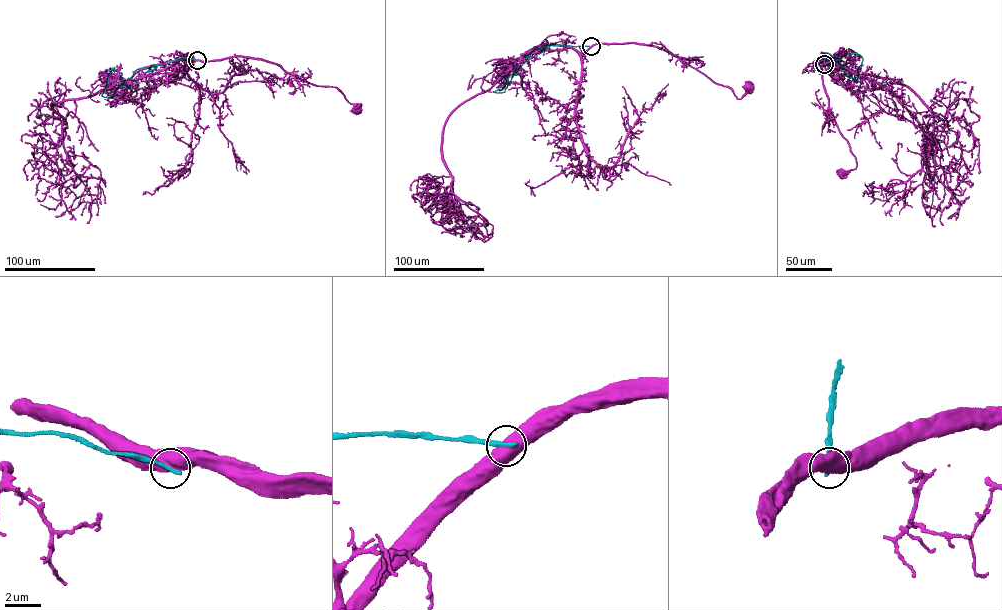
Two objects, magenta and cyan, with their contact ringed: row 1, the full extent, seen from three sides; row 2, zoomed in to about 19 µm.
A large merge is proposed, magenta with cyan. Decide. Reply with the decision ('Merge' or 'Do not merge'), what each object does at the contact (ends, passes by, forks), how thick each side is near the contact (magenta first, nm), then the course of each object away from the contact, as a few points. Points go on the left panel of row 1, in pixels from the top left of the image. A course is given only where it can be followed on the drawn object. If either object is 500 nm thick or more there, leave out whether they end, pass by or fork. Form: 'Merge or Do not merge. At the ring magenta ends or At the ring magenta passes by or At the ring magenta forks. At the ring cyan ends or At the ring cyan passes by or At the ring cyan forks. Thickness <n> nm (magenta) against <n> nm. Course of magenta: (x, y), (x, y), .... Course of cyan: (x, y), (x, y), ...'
Do not merge. Thickness 750 nm (magenta) against 280 nm. Course of magenta: (197, 60), (235, 56), (262, 58), (306, 81), (335, 87), (359, 109). Course of cyan: (197, 60), (181, 57), (138, 68), (119, 86), (112, 98), (102, 95), (107, 77), (114, 68), (106, 71)

